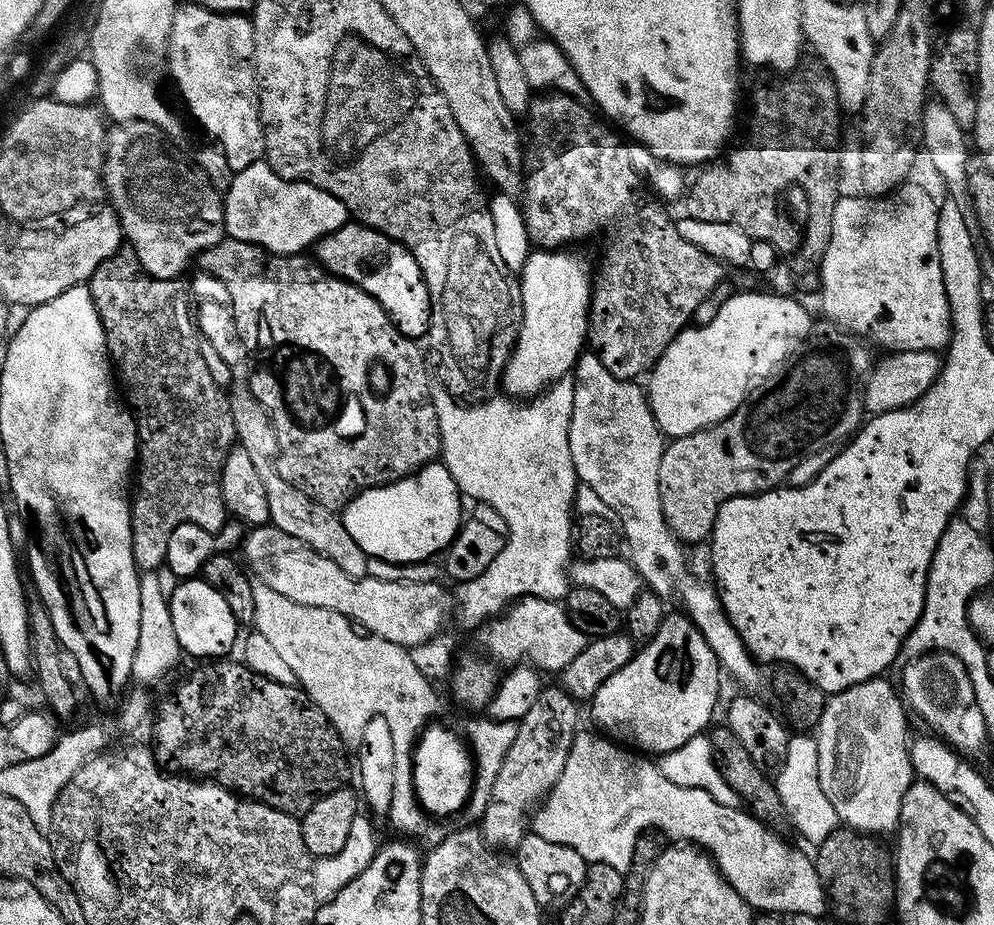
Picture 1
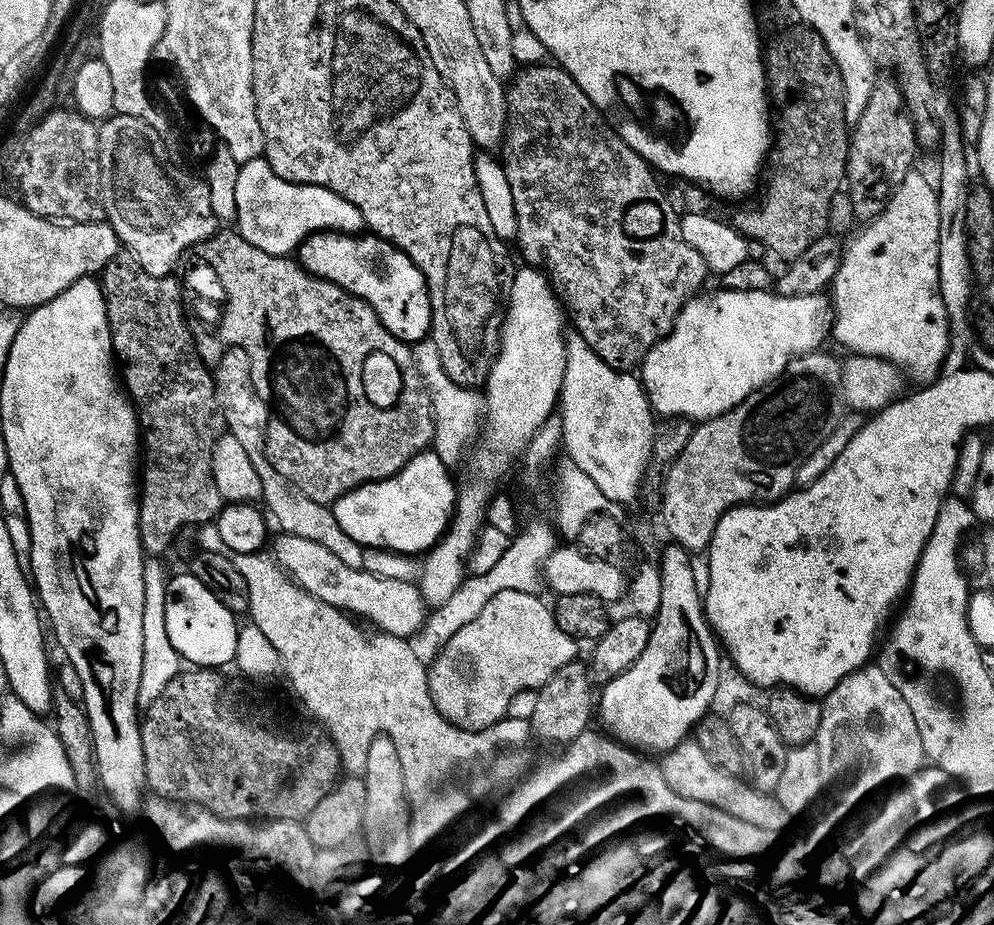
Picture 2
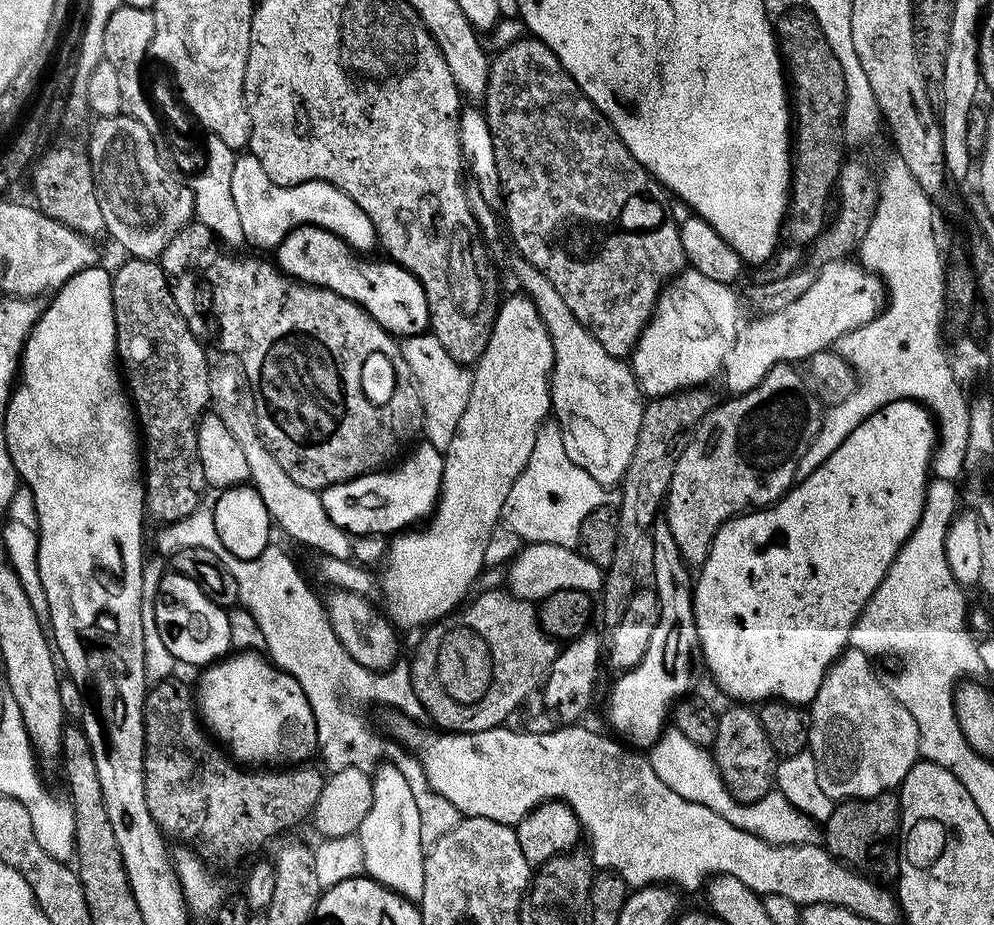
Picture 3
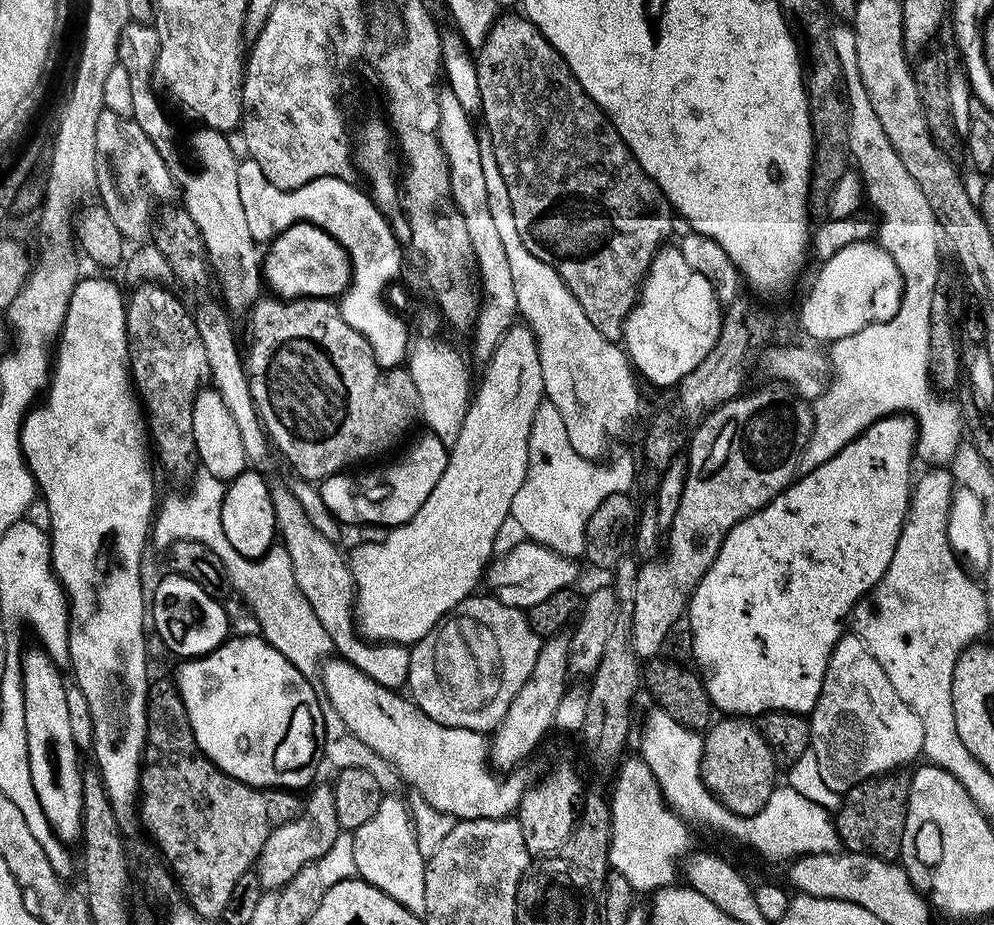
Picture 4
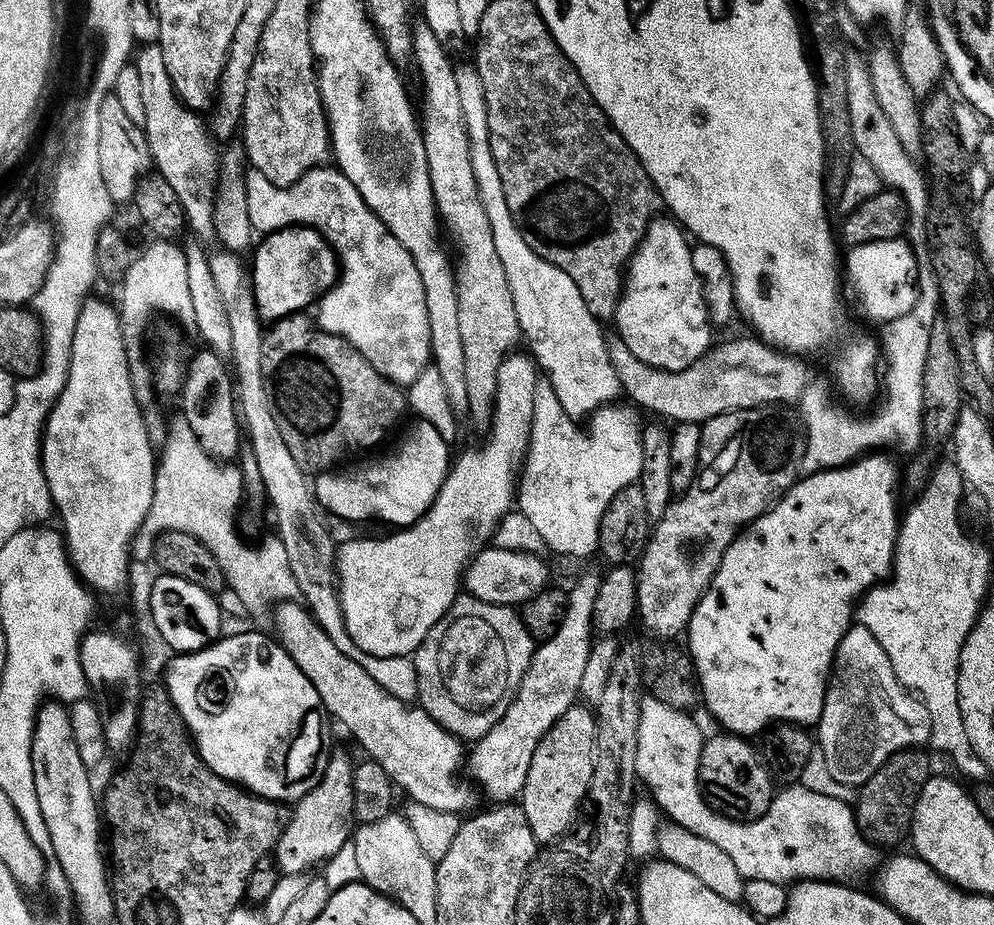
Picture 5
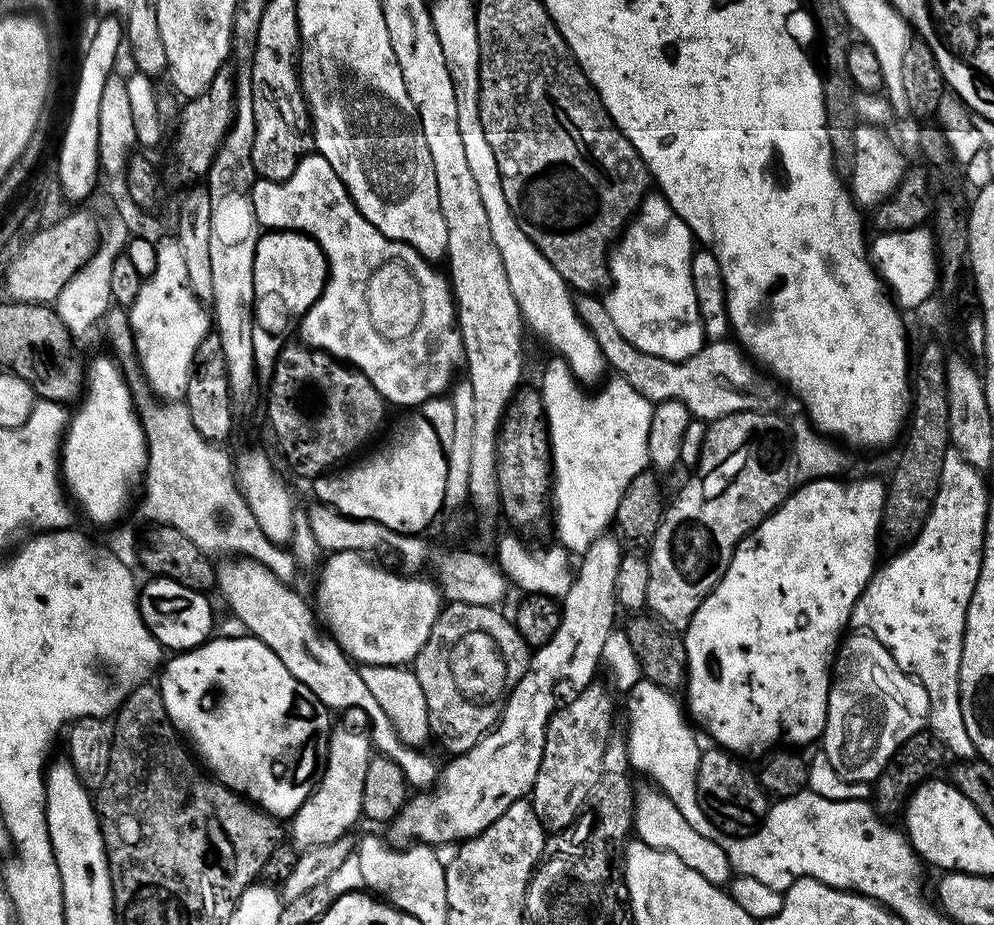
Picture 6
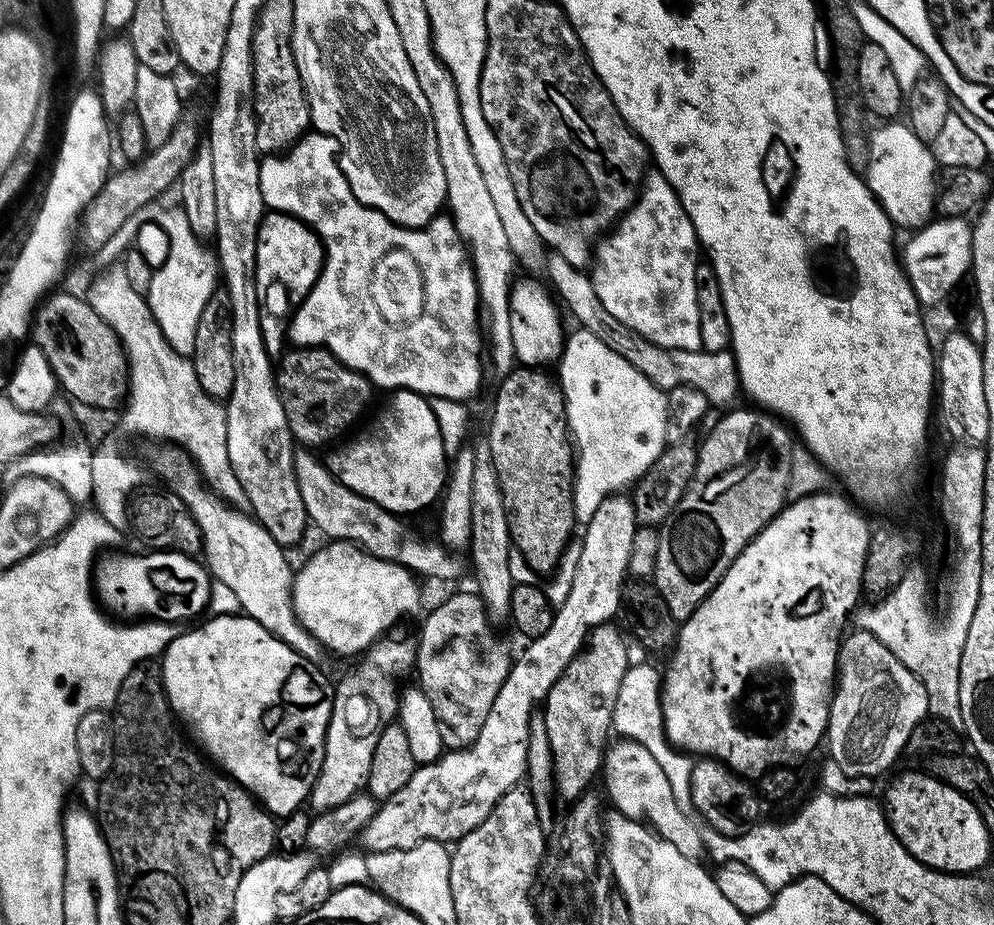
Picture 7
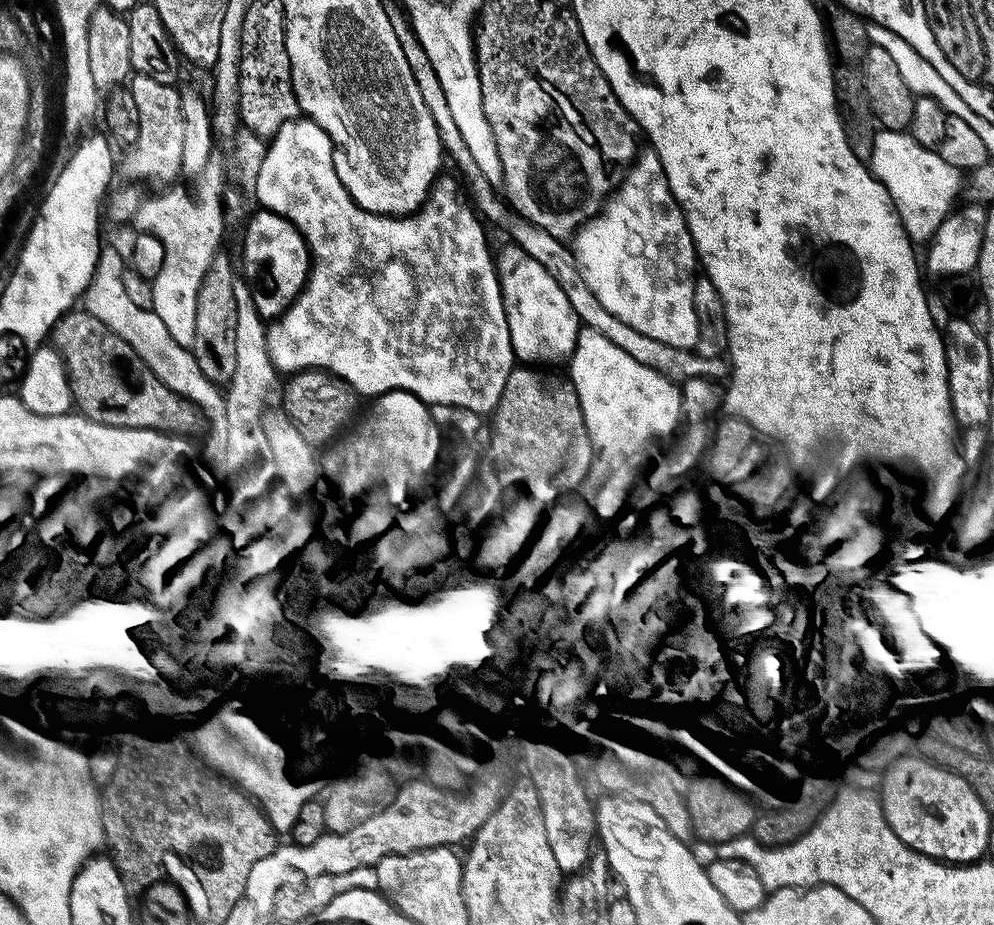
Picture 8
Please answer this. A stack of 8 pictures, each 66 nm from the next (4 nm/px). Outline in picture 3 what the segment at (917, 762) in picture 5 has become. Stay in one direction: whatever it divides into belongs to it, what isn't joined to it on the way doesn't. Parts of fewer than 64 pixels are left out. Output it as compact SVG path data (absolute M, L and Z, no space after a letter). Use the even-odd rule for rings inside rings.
M895 791L877 792L869 794L863 798L853 798L833 807L830 818L822 828L822 844L833 856L839 856L845 862L860 866L863 860L876 860L888 848L888 843L892 840L892 835L897 835L900 827L900 798Z

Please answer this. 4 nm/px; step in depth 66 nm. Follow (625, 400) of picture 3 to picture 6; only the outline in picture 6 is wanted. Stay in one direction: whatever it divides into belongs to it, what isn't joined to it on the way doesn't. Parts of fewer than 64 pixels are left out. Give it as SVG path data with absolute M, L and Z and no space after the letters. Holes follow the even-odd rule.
M465 107L461 111L460 129L466 146L466 160L470 162L470 170L478 182L478 192L482 194L482 204L486 206L486 214L490 218L490 230L494 234L494 242L500 247L506 276L510 278L510 290L514 290L514 298L518 302L525 325L531 331L533 328L556 351L553 353L569 366L577 381L586 380L595 385L605 375L603 372L604 368L606 369L606 361L603 351L584 324L583 318L579 316L573 289L564 281L562 274L554 270L551 260L540 251L529 233L526 230L525 233L516 222L512 214L513 205L504 188L504 182L500 179L496 154L486 140L479 107Z

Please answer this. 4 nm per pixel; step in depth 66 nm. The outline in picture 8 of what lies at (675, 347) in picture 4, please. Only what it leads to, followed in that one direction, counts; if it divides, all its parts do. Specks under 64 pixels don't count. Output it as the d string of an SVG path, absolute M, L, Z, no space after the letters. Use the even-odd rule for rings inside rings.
M624 178L620 187L608 197L603 212L599 212L593 220L588 220L576 231L574 243L576 264L586 286L610 314L638 333L669 346L691 350L697 347L699 322L694 310L694 288L698 277L696 244L692 241L684 212L678 206L668 184L662 196L662 190L634 192L630 188L630 178Z

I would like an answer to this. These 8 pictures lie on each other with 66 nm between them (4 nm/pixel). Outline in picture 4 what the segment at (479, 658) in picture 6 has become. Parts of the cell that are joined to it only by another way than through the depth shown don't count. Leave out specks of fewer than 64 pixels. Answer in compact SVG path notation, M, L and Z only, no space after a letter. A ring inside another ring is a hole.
M473 594L458 602L454 610L447 612L421 640L411 645L406 688L412 703L430 714L434 722L442 722L447 728L488 734L506 718L510 702L514 702L518 690L526 686L526 678L530 678L538 659L542 638L534 634L525 609L506 606L491 594L480 595Z

